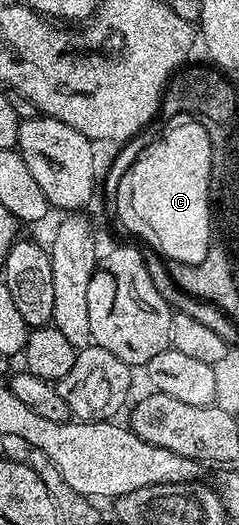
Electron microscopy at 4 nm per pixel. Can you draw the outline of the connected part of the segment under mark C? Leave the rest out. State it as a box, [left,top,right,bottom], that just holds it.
[112,134,212,262]

